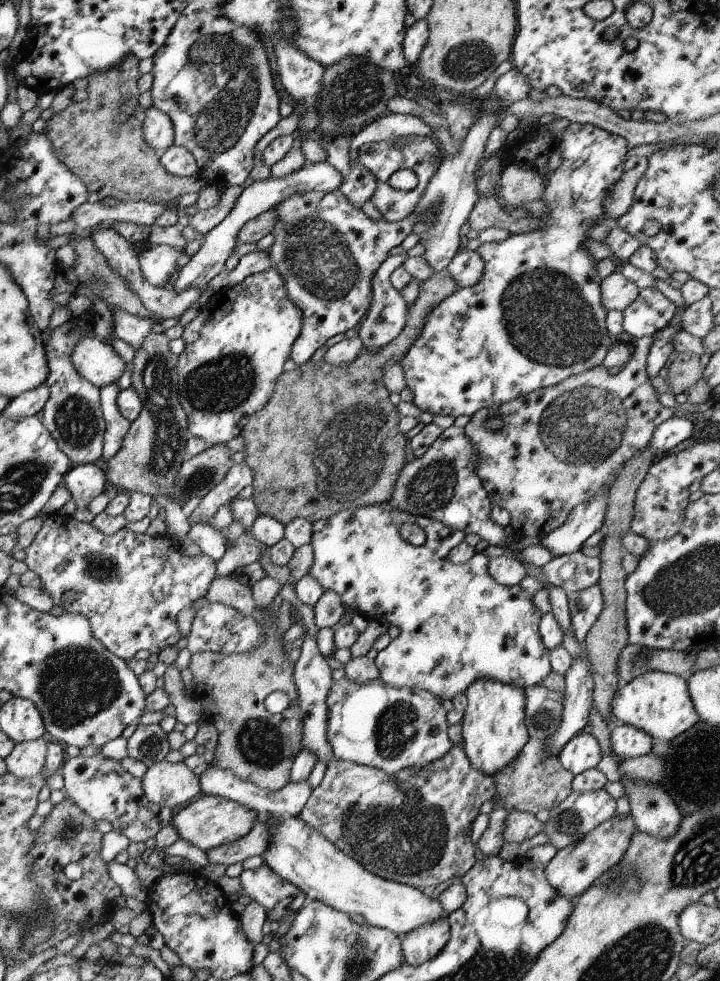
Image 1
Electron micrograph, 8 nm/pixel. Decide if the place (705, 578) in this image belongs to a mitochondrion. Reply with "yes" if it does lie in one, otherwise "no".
yes

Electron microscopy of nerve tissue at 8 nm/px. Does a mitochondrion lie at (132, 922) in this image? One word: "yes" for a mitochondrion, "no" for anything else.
no

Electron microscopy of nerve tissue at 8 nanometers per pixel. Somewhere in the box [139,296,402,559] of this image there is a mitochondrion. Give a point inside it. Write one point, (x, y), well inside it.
(220, 386)

